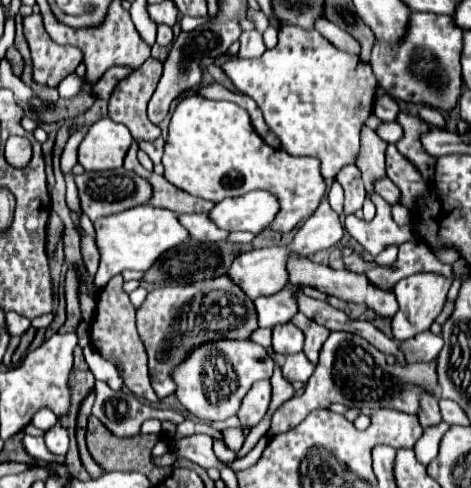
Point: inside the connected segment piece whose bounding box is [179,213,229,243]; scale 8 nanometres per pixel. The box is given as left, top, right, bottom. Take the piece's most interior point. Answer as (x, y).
(199, 227)

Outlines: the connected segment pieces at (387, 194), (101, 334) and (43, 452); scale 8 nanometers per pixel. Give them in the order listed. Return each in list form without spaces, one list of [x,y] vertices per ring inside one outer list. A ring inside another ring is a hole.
[[[383,177],[375,183],[375,193],[379,193],[391,207],[399,205],[399,201],[401,201],[401,191],[387,177]]]
[[[115,275],[109,279],[109,283],[99,291],[97,295],[97,313],[91,325],[91,343],[101,355],[109,355],[117,359],[123,365],[123,379],[131,393],[137,397],[143,397],[151,403],[157,401],[157,395],[149,383],[149,371],[147,371],[147,355],[143,349],[143,343],[135,329],[135,311],[129,301],[129,295],[121,289],[123,277]]]
[[[25,435],[23,437],[23,445],[27,449],[27,453],[35,459],[45,459],[45,461],[61,461],[63,457],[59,455],[51,455],[43,443],[43,437],[31,437],[31,435]]]

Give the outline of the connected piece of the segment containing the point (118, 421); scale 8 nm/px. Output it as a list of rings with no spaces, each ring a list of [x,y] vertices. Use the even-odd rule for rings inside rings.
[[[95,381],[95,405],[93,415],[117,437],[131,437],[139,433],[145,419],[173,421],[181,423],[183,415],[177,411],[163,411],[141,403],[135,395],[127,391],[113,391],[107,383]]]

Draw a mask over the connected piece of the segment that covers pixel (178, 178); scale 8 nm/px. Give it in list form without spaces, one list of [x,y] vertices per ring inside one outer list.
[[[191,93],[185,99],[181,99],[175,109],[175,115],[171,117],[163,167],[165,167],[165,179],[169,183],[179,187],[181,191],[187,191],[201,199],[211,199],[215,203],[219,201],[219,197],[239,197],[249,191],[271,191],[279,199],[279,215],[275,215],[269,227],[275,233],[293,231],[301,219],[307,219],[315,213],[315,209],[319,207],[319,203],[327,193],[325,179],[319,171],[319,159],[293,157],[281,149],[273,149],[257,135],[245,109],[229,101],[211,101],[197,93]]]

